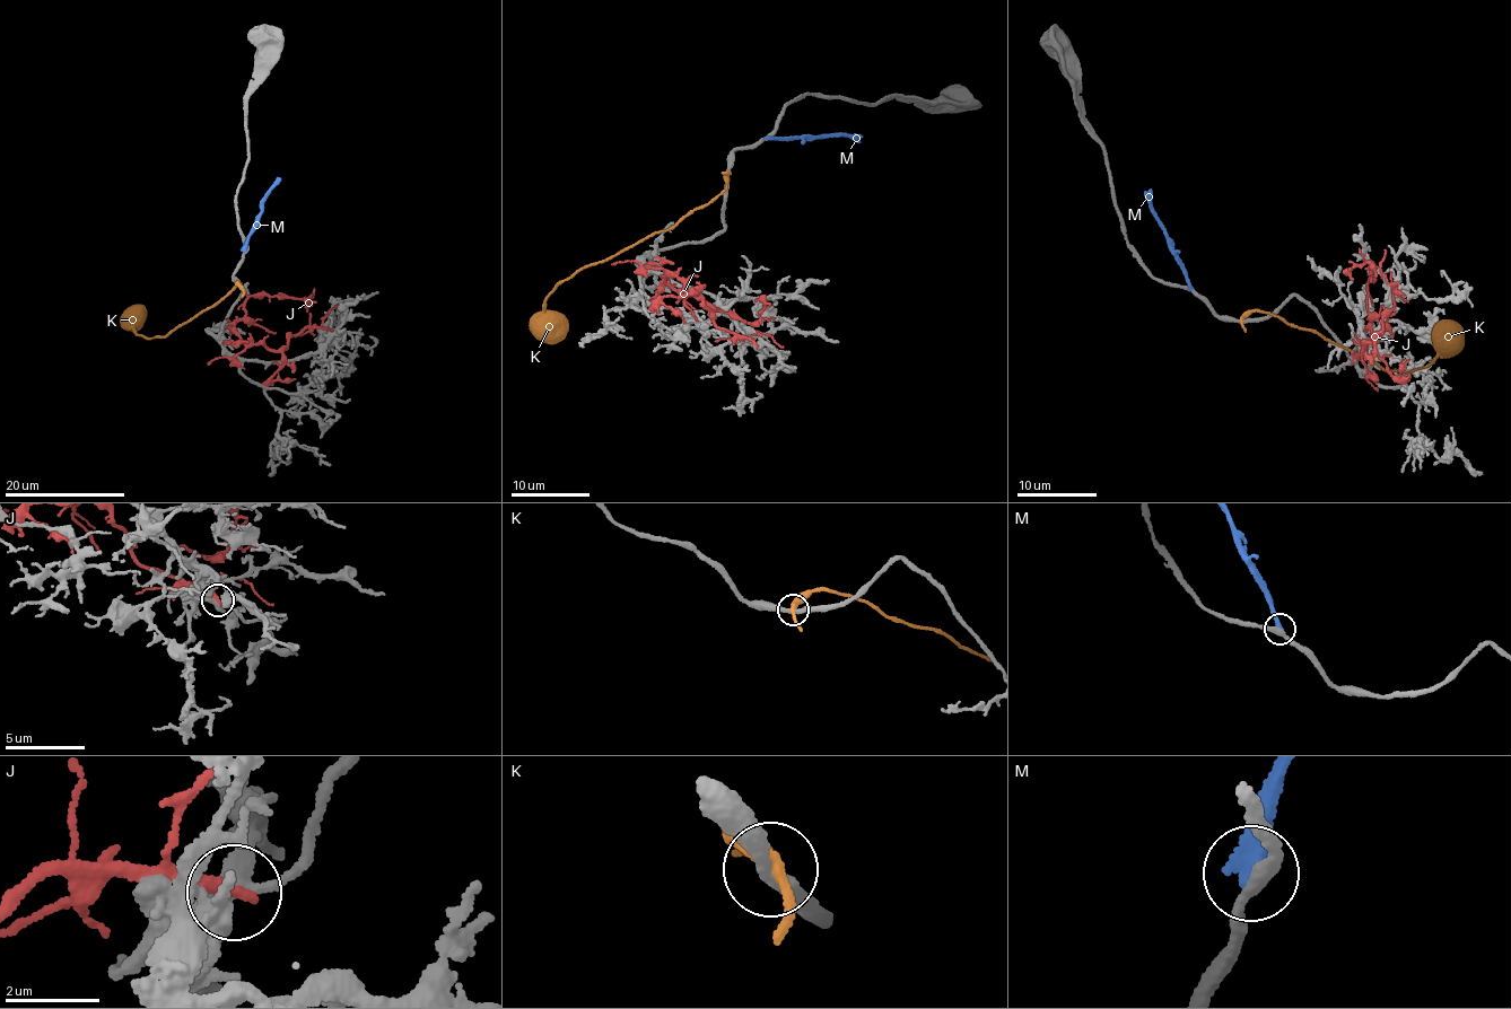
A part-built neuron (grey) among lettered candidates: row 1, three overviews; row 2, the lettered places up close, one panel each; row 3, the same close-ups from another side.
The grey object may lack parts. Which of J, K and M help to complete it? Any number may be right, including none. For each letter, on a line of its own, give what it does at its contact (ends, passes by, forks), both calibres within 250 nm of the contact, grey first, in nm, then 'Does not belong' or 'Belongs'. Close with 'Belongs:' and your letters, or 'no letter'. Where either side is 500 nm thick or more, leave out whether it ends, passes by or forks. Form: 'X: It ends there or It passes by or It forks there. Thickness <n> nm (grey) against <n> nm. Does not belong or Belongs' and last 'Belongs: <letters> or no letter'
J: It ends there. Thickness 320 nm (grey) against 320 nm. Does not belong
K: It passes by. Thickness 280 nm (grey) against 280 nm. Does not belong
M: It ends there. Thickness 320 nm (grey) against 400 nm. Does not belong
Belongs: no letter

